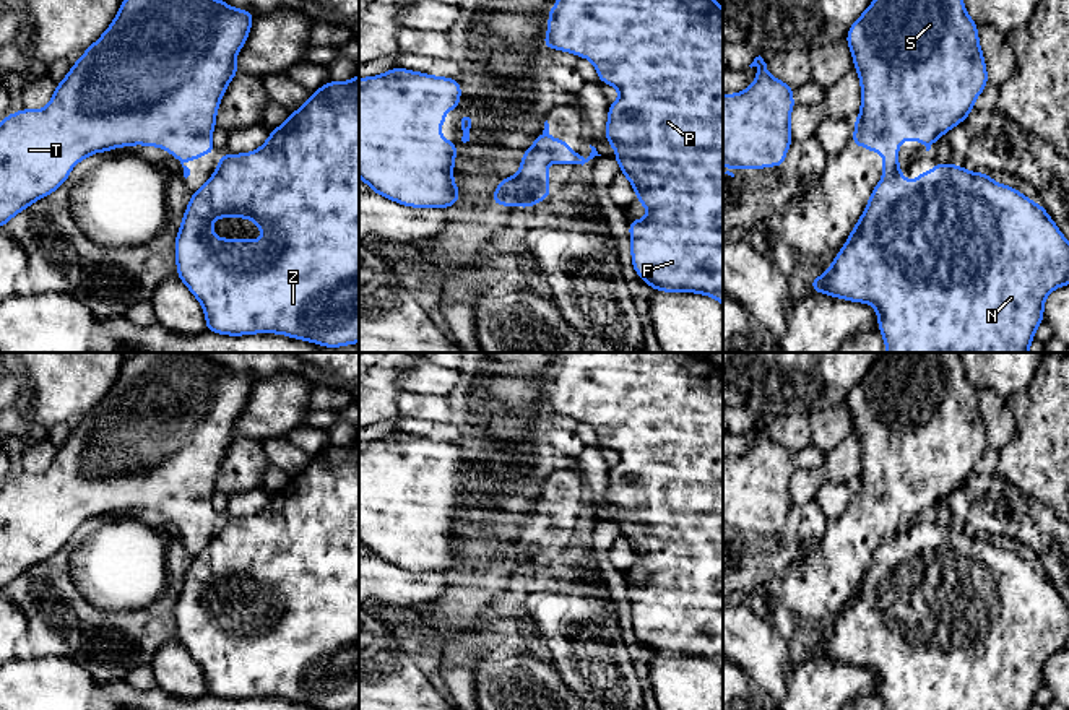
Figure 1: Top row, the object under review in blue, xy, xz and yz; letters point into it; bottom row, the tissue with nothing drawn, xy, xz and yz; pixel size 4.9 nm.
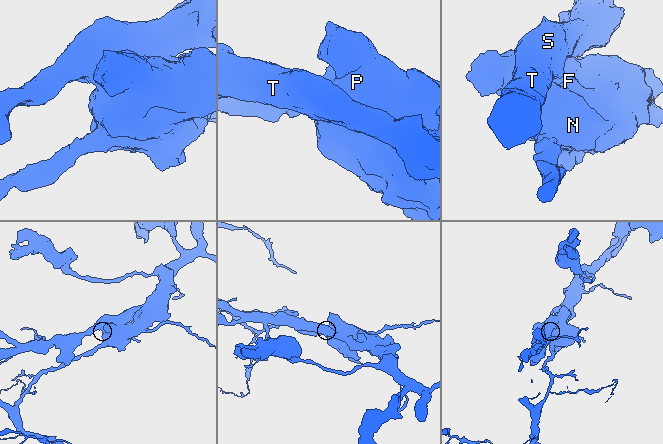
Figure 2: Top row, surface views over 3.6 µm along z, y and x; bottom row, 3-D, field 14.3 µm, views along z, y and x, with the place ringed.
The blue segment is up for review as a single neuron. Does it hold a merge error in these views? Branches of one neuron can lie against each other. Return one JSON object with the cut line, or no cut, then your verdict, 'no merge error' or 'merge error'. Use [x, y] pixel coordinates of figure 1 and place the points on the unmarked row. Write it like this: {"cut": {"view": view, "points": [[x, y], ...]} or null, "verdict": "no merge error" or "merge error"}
{"cut": null, "verdict": "no merge error"}

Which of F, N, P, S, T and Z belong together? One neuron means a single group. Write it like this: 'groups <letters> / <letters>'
groups F N P S T Z

